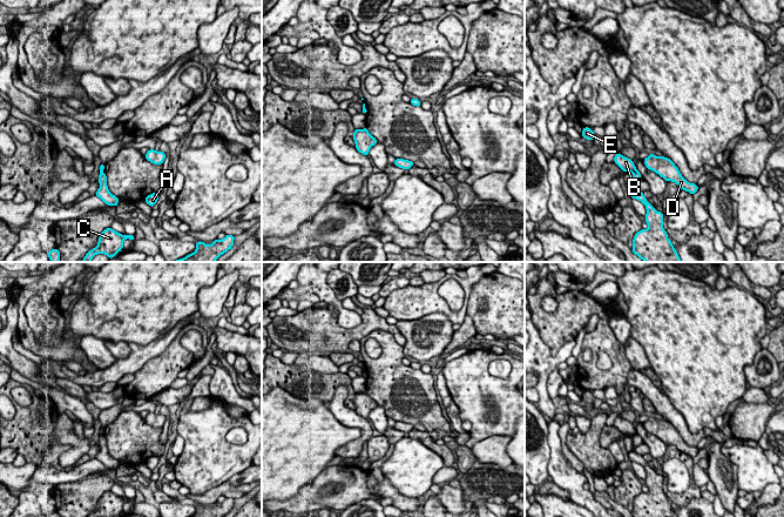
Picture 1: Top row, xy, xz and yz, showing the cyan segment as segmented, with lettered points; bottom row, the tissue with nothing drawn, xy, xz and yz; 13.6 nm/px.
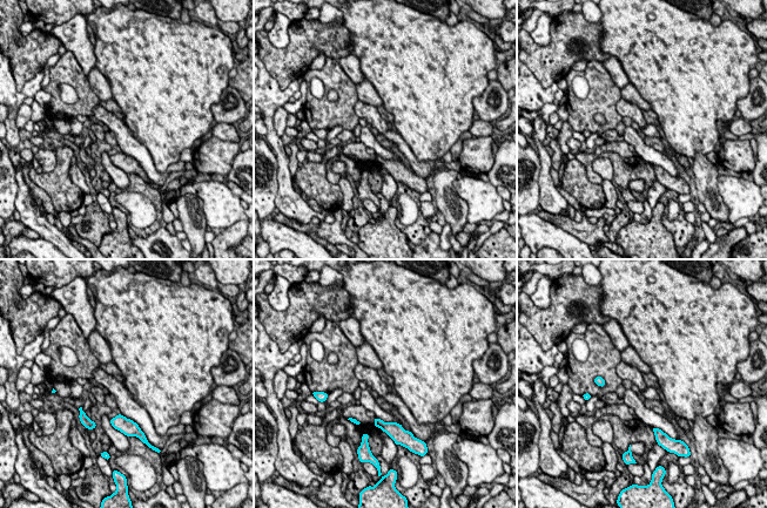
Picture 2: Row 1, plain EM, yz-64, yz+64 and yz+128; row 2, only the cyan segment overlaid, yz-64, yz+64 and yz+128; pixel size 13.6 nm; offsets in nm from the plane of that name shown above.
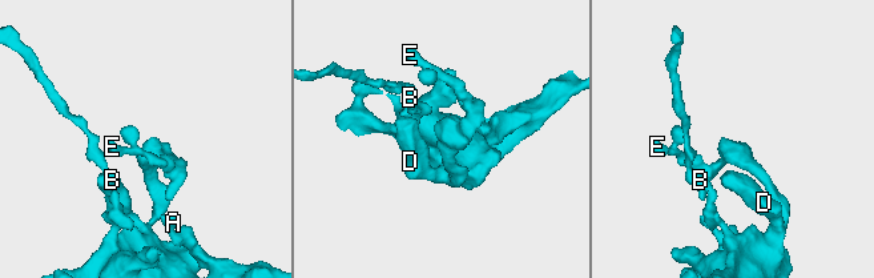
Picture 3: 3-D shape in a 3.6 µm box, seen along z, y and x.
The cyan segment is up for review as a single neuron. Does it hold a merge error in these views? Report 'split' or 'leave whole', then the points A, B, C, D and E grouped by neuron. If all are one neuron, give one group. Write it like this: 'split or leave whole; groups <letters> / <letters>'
split; groups A C D E / B

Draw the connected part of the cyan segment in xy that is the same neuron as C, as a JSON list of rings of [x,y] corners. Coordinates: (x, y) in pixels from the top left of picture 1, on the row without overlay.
[[[107,491],[101,496],[97,509],[87,517],[116,517],[122,513],[126,502],[134,504],[135,498],[122,498],[111,491]]]

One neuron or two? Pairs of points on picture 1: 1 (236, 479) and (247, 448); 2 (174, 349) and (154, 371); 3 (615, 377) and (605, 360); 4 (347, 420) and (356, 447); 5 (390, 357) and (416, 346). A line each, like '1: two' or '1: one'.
1: two
2: one
3: two
4: one
5: two

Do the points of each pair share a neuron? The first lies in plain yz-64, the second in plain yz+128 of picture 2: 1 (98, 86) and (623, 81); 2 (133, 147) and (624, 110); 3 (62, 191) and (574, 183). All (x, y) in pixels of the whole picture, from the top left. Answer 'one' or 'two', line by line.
1: two
2: one
3: one

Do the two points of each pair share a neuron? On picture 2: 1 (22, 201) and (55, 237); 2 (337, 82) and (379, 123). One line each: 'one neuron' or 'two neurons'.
1: one neuron
2: two neurons

